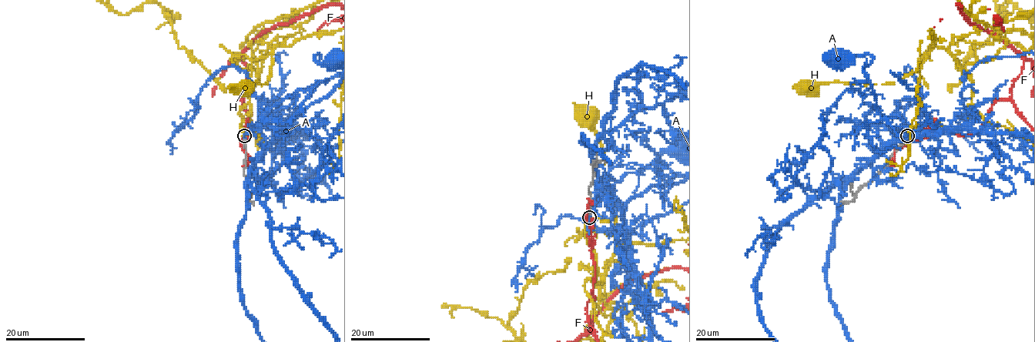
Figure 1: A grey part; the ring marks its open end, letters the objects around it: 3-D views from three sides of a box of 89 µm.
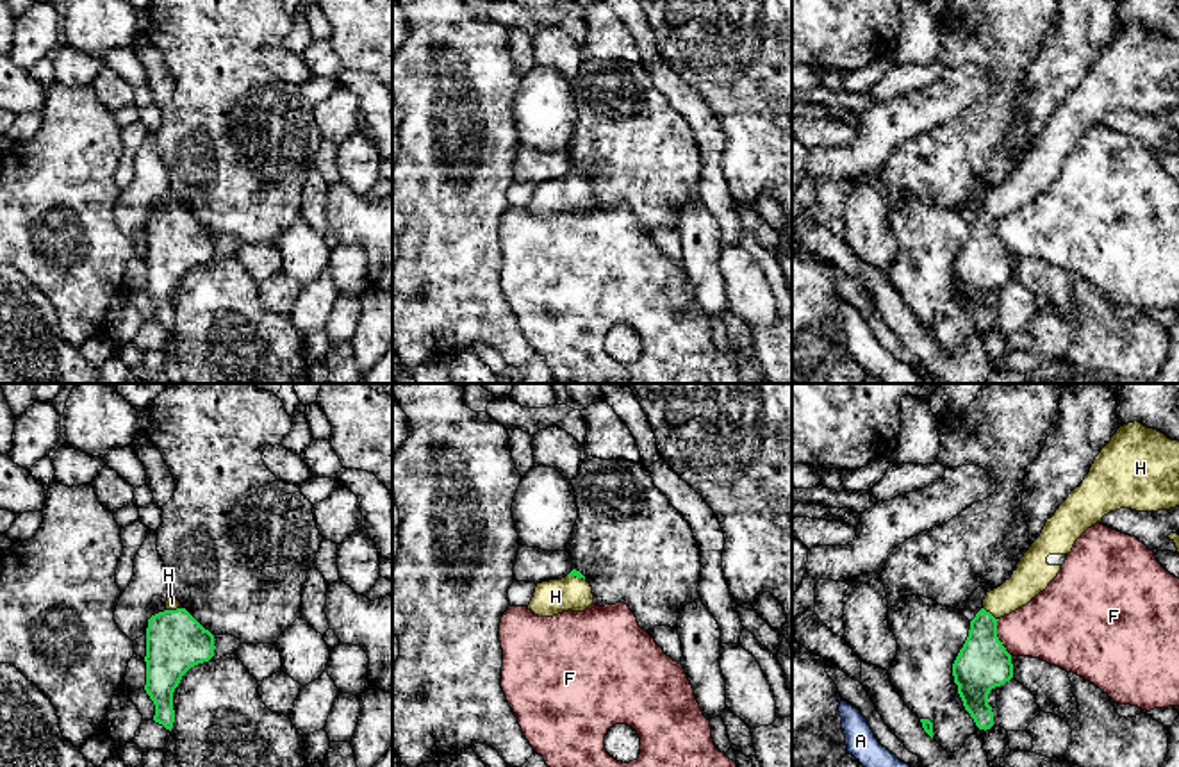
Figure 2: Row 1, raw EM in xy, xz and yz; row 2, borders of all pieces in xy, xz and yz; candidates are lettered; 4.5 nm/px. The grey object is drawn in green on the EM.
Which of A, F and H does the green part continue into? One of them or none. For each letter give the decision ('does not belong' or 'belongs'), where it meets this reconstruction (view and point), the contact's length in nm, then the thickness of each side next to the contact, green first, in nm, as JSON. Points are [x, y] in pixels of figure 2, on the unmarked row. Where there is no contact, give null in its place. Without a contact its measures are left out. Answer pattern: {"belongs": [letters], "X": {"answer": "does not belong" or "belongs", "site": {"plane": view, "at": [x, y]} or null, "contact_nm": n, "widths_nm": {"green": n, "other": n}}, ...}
{"belongs": ["H"], "A": {"answer": "does not belong", "site": {"plane": "yz", "at": [876, 375]}, "contact_nm": 100, "widths_nm": {"green": 80, "other": 160}}, "F": {"answer": "does not belong", "site": {"plane": "yz", "at": [997, 238]}, "contact_nm": 180, "widths_nm": {"green": 240, "other": 300}}, "H": {"answer": "belongs", "site": {"plane": "yz", "at": [989, 213]}, "contact_nm": 90, "widths_nm": {"green": 240, "other": 160}}}

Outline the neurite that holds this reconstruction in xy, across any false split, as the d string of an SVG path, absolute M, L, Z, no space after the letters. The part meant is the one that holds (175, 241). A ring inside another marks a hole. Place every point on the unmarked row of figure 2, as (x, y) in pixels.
M175 196L168 198L164 212L148 219L144 291L155 305L155 323L171 332L175 289L191 268L209 262L214 250L214 235Z

